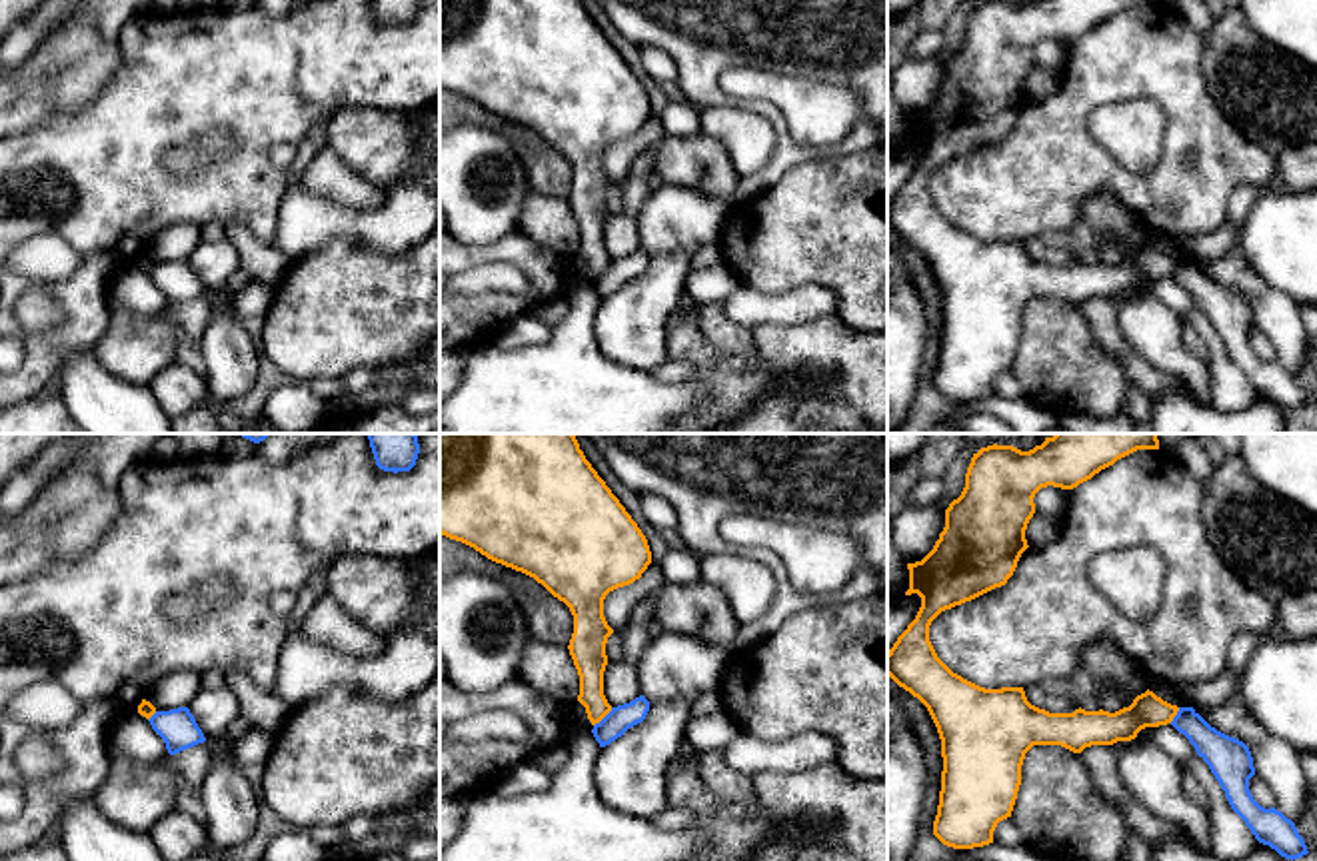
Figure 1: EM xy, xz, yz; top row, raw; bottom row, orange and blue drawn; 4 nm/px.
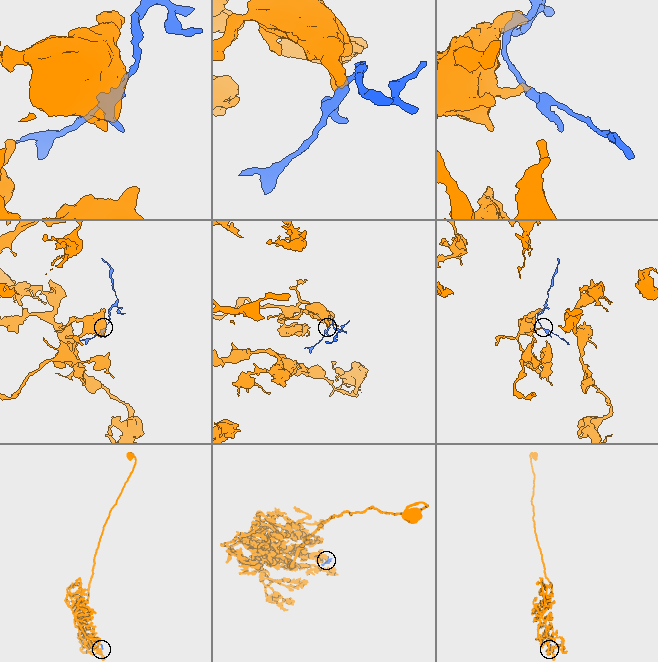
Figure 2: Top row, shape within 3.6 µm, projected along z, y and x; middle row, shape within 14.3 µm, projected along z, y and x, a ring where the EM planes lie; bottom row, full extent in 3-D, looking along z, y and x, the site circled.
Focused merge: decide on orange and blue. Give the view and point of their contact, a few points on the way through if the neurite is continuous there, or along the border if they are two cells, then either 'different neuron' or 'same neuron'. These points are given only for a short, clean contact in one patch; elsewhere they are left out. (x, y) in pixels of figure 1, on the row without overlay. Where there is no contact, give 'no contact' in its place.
contact xz (602, 270); border xz (612, 260), (594, 278); different neuron

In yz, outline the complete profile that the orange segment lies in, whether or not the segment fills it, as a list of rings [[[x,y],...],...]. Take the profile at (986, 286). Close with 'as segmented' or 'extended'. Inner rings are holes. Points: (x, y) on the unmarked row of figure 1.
[[[981,0],[971,10],[971,16],[969,16],[967,26],[965,26],[965,40],[963,40],[961,48],[957,52],[953,52],[949,56],[949,60],[945,62],[945,80],[939,86],[939,92],[935,94],[933,102],[921,114],[907,116],[907,122],[909,122],[909,142],[905,144],[905,148],[917,146],[921,150],[921,160],[919,160],[915,172],[907,178],[907,182],[897,190],[893,200],[887,204],[887,228],[899,240],[909,244],[913,250],[917,250],[927,260],[927,264],[929,264],[929,268],[931,268],[931,272],[933,272],[933,276],[937,280],[937,286],[939,286],[939,292],[941,292],[943,324],[941,324],[939,358],[937,358],[937,368],[935,368],[935,374],[933,374],[933,388],[947,400],[953,400],[953,402],[973,402],[973,400],[983,400],[983,398],[993,396],[993,384],[995,384],[997,376],[1007,372],[1007,370],[1011,370],[1011,364],[1013,364],[1013,358],[1015,358],[1015,352],[1017,352],[1017,344],[1019,344],[1019,338],[1021,338],[1021,318],[1023,318],[1025,306],[1033,298],[1061,298],[1061,300],[1065,300],[1065,302],[1069,302],[1073,306],[1081,306],[1085,300],[1091,300],[1091,298],[1113,298],[1117,294],[1131,294],[1145,280],[1159,280],[1159,278],[1171,276],[1173,270],[1179,264],[1177,258],[1171,258],[1171,256],[1163,254],[1161,250],[1157,250],[1153,244],[1147,242],[1145,246],[1137,248],[1129,260],[1123,260],[1123,262],[1119,262],[1115,266],[1109,266],[1109,264],[1103,264],[1103,262],[1099,262],[1099,264],[1085,264],[1081,260],[1075,262],[1073,266],[1049,266],[1045,262],[1039,262],[1039,260],[1031,258],[1027,254],[1027,250],[1025,250],[1023,240],[985,242],[985,240],[979,240],[979,238],[963,232],[961,228],[953,226],[937,210],[937,206],[935,206],[935,202],[933,202],[933,198],[929,194],[929,178],[941,164],[951,162],[955,158],[961,158],[965,154],[971,154],[971,152],[975,152],[975,150],[979,150],[979,148],[983,148],[983,146],[987,146],[987,144],[991,144],[995,140],[1001,140],[1013,128],[1021,106],[1029,100],[1027,92],[1025,92],[1025,82],[1027,82],[1029,72],[1035,66],[1033,50],[1035,50],[1035,46],[1041,40],[1053,38],[1053,40],[1061,40],[1061,42],[1073,42],[1079,36],[1091,32],[1101,22],[1113,18],[1117,12],[1121,12],[1121,10],[1125,10],[1125,8],[1129,8],[1129,6],[1133,6],[1137,2],[1159,2],[1159,0],[1033,0],[1029,4],[1021,4],[1017,0]]]; as segmented

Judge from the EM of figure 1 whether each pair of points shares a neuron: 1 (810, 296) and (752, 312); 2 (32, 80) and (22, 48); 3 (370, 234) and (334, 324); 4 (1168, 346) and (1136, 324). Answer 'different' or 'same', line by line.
1: same
2: different
3: different
4: same

